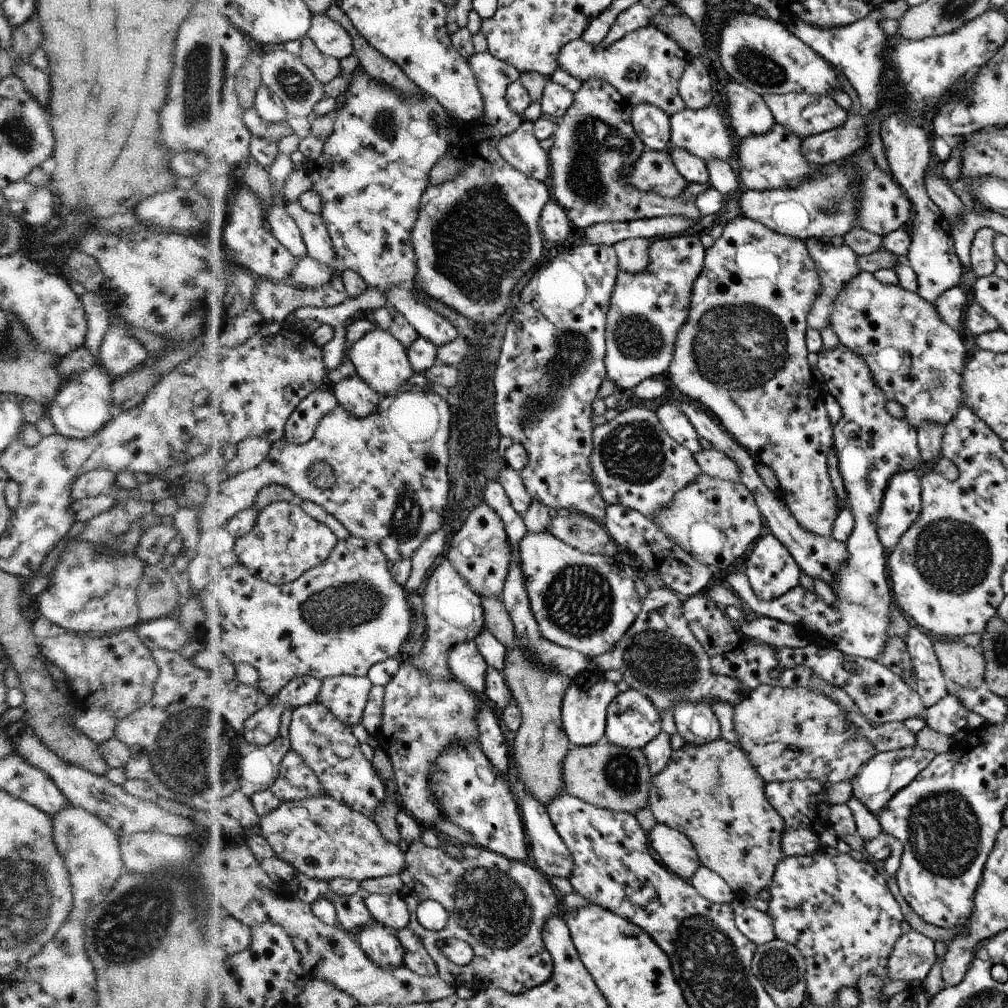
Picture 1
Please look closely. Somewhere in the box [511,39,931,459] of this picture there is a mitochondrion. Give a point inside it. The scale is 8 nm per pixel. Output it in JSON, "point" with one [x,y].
{"point":[734,346]}

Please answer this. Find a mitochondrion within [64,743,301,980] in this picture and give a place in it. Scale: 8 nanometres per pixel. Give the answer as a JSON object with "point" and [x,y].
{"point":[131,927]}

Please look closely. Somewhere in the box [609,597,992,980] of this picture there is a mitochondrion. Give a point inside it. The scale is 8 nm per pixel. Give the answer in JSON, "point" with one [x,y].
{"point":[945,835]}

